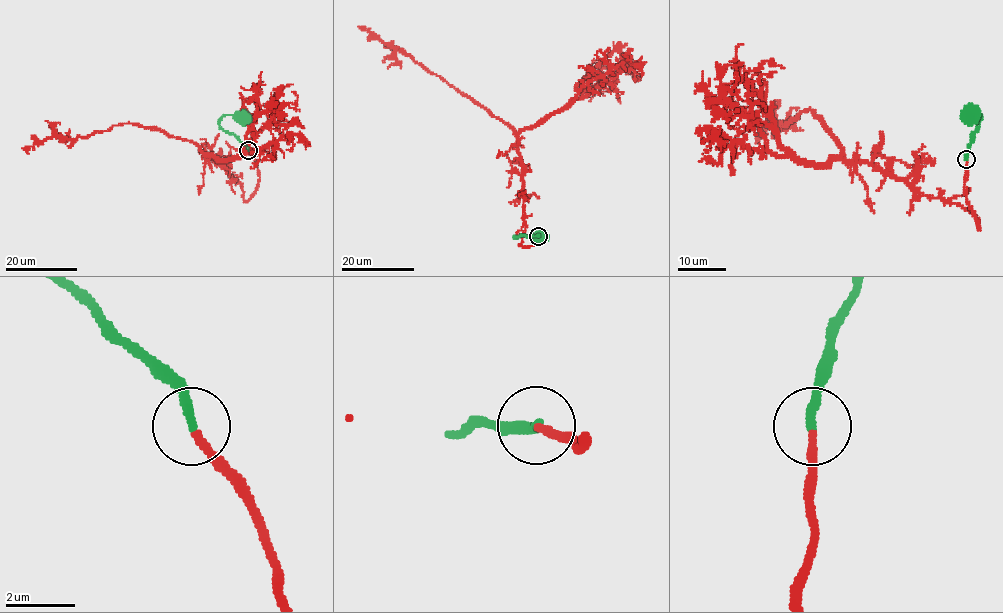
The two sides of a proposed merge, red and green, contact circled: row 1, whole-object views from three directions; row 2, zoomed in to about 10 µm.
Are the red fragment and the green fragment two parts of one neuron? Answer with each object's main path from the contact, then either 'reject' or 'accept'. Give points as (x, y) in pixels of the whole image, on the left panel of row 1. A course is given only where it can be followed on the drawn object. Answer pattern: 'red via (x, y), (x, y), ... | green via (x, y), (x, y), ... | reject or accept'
red via (248, 150), (259, 180), (246, 201), (241, 183), (191, 141), (132, 123), (74, 140), (46, 138), (28, 154) | green via (248, 150), (219, 124), (226, 115), (242, 118) | accept

